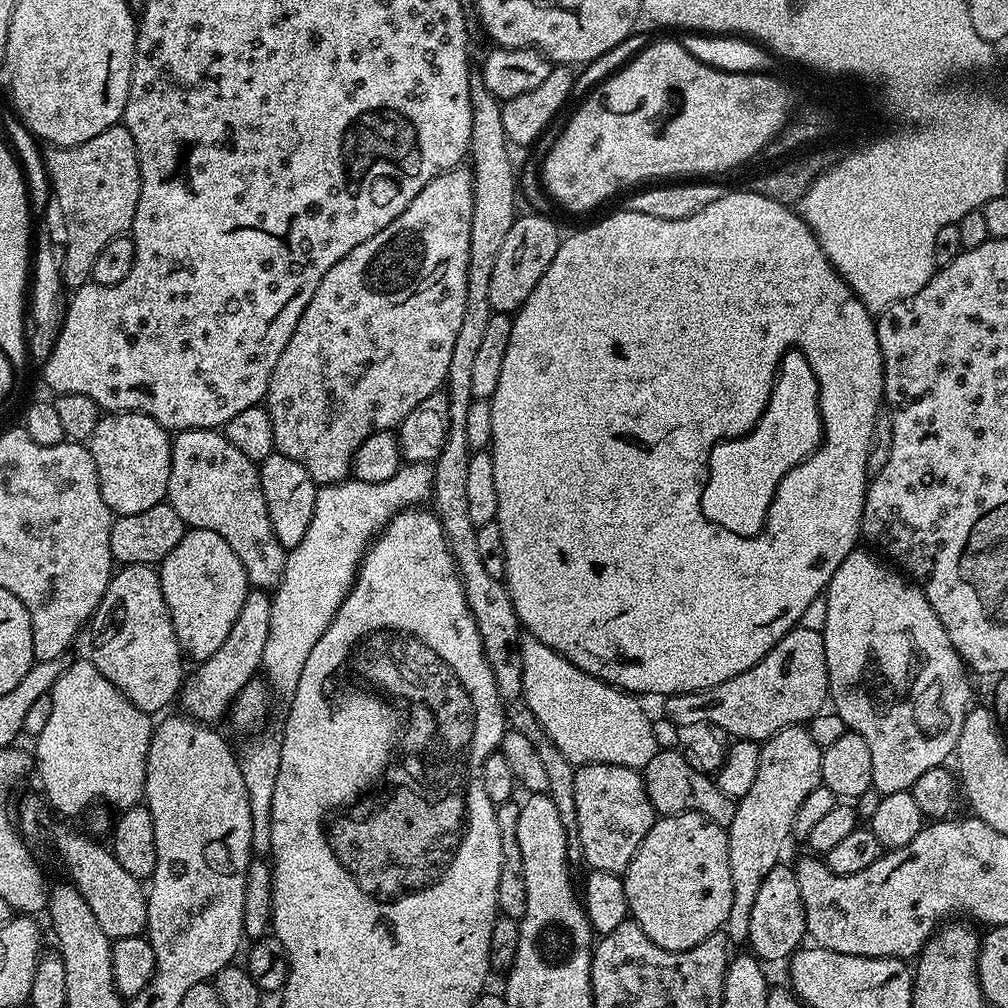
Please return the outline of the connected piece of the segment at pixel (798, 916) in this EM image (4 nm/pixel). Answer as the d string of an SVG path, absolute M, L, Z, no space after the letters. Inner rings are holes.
M779 862L762 878L762 887L758 890L758 899L754 902L754 910L750 910L750 930L747 943L752 944L751 951L761 961L787 961L792 953L805 943L808 927L806 926L806 910L802 906L802 890L798 886L795 867Z

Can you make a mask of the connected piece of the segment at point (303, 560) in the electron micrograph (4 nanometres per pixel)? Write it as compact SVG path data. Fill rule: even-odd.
M405 463L387 482L362 482L355 478L341 480L339 484L321 484L314 498L314 518L306 530L302 542L288 552L284 573L280 583L271 593L270 634L266 637L266 650L262 650L262 676L269 688L284 702L291 701L294 690L298 690L298 678L310 658L310 650L318 646L318 638L326 634L330 622L338 614L342 602L348 596L356 573L360 571L360 561L368 551L369 544L384 531L385 526L405 508L423 505L432 499L432 468L427 464Z

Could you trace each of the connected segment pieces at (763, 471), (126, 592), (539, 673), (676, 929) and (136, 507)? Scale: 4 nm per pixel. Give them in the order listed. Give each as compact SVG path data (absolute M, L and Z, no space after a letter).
M790 350L782 359L780 359L780 371L776 374L776 380L772 384L772 393L768 399L766 410L756 424L751 428L745 436L735 436L733 440L723 440L722 443L716 444L714 450L708 455L708 474L704 478L704 489L702 490L702 510L704 516L710 522L714 522L718 526L722 526L726 530L730 530L739 536L757 536L764 528L764 523L768 517L770 510L770 502L774 498L774 494L778 490L778 482L782 482L782 478L794 466L798 466L808 456L811 456L817 448L820 447L822 439L822 421L820 419L820 391L818 390L818 378L814 378L814 370L810 366L810 362L806 362L806 358L798 350Z
M125 564L117 567L112 574L112 581L108 583L106 594L102 598L102 602L97 606L96 612L92 615L90 623L86 628L86 636L92 639L92 653L90 659L97 670L102 673L110 682L114 682L114 686L118 686L118 690L127 700L134 702L134 706L138 706L138 710L149 714L163 713L171 700L175 701L182 691L182 685L186 679L186 668L184 672L184 664L186 665L185 657L180 651L180 643L174 634L174 622L170 618L170 610L166 606L166 598L162 598L162 582L160 581L160 573L151 564Z
M533 636L521 637L519 653L524 700L551 741L574 766L610 764L640 772L660 751L652 728L653 719L647 716L637 695L586 674Z
M697 812L677 816L660 816L652 829L642 838L642 846L634 854L630 866L622 873L628 915L642 926L642 934L662 950L685 952L698 942L721 931L730 918L730 902L734 902L734 882L730 882L728 833L710 818Z
M114 412L101 415L90 441L90 451L100 479L100 493L106 506L116 516L142 514L150 506L158 506L168 494L172 440L169 429L162 427L144 412Z

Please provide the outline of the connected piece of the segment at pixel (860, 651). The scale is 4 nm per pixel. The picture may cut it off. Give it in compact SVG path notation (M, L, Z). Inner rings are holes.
M862 548L853 549L842 560L826 589L828 605L822 635L831 707L842 718L847 731L866 738L872 787L881 796L889 796L911 790L922 774L943 765L944 759L955 753L972 688L968 685L969 669L958 650L954 650L924 591L895 567L880 560Z

